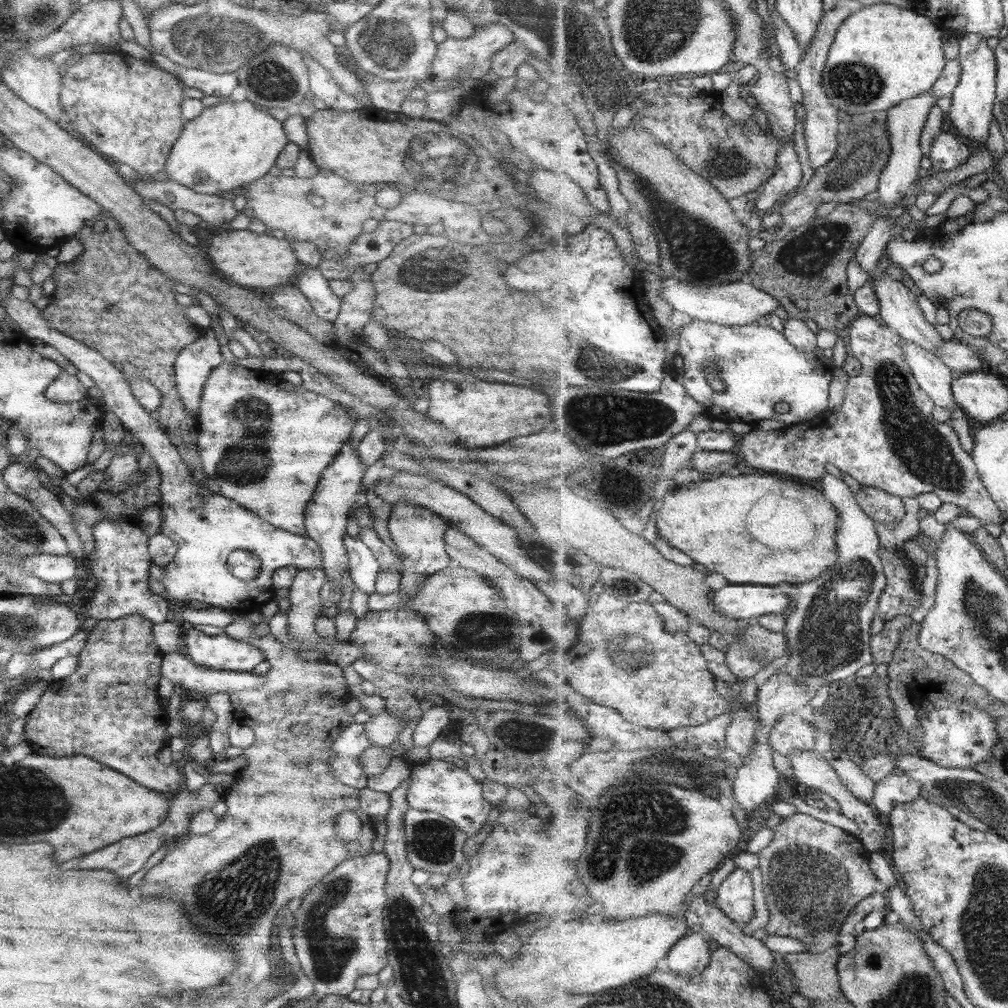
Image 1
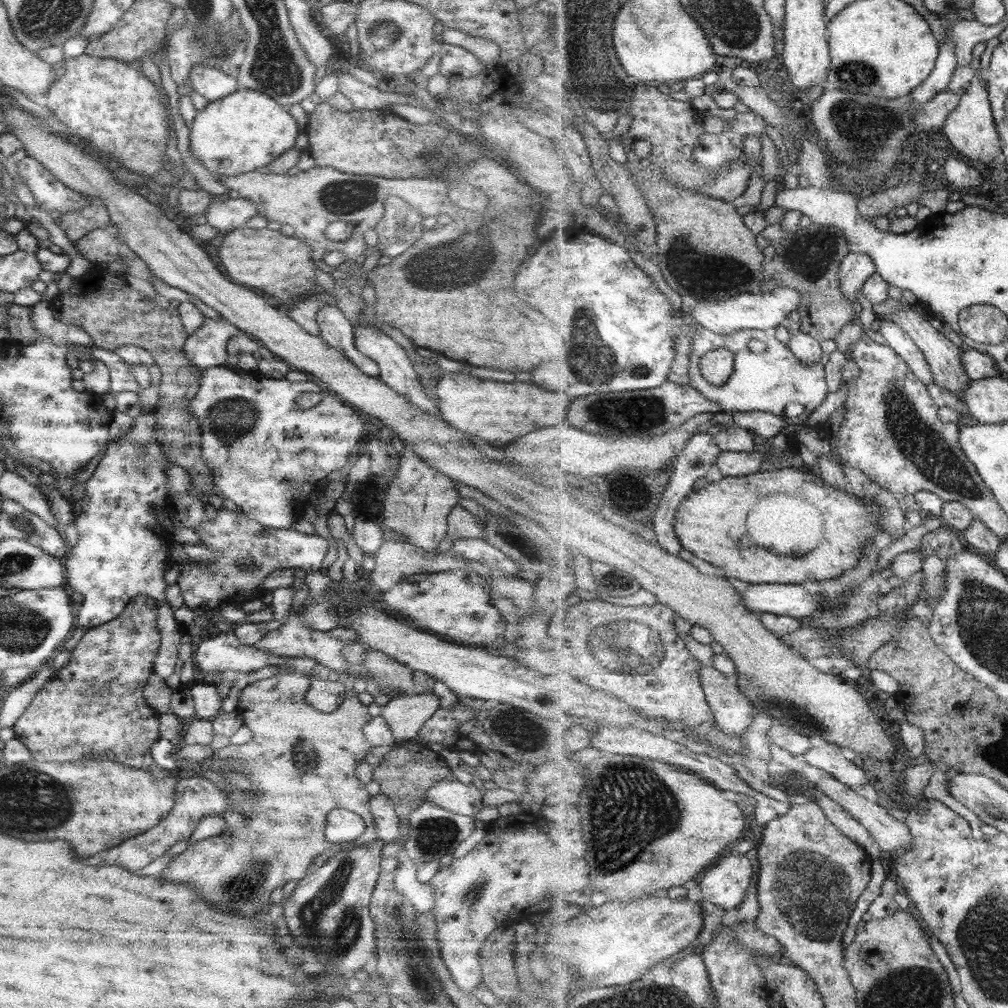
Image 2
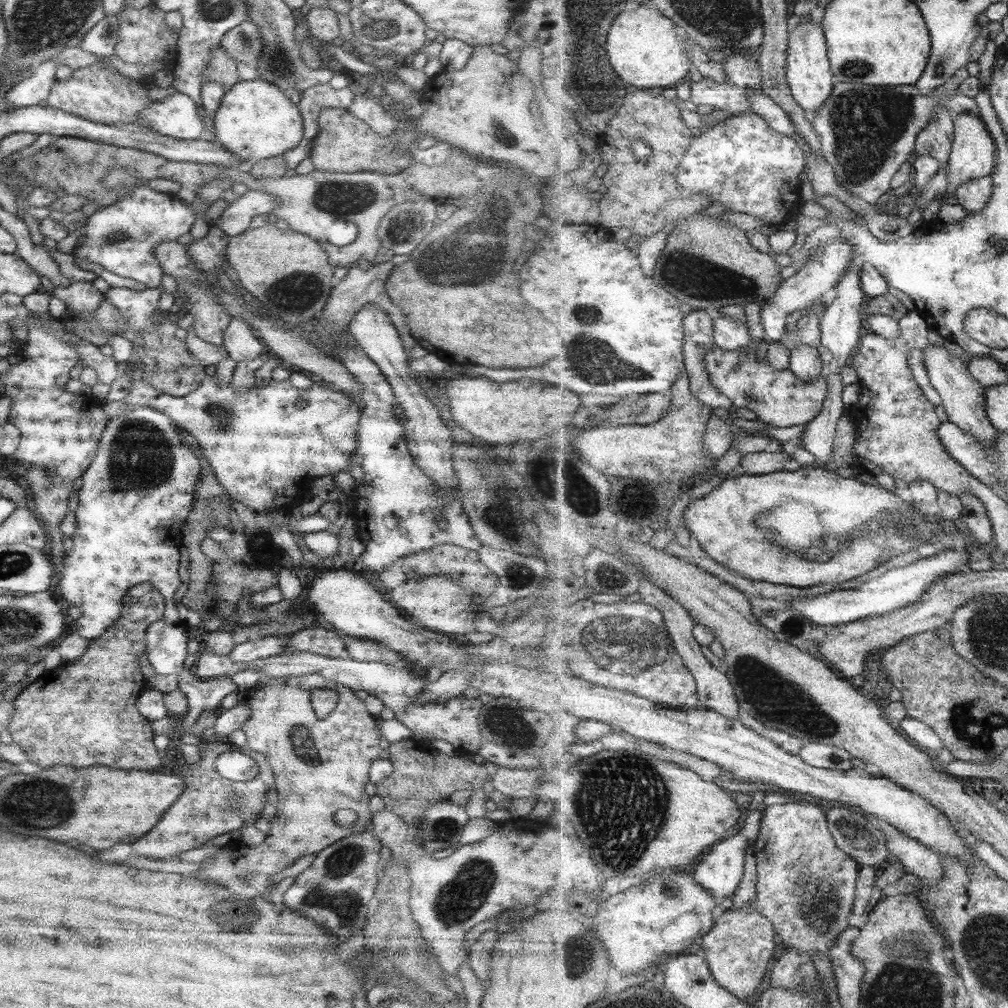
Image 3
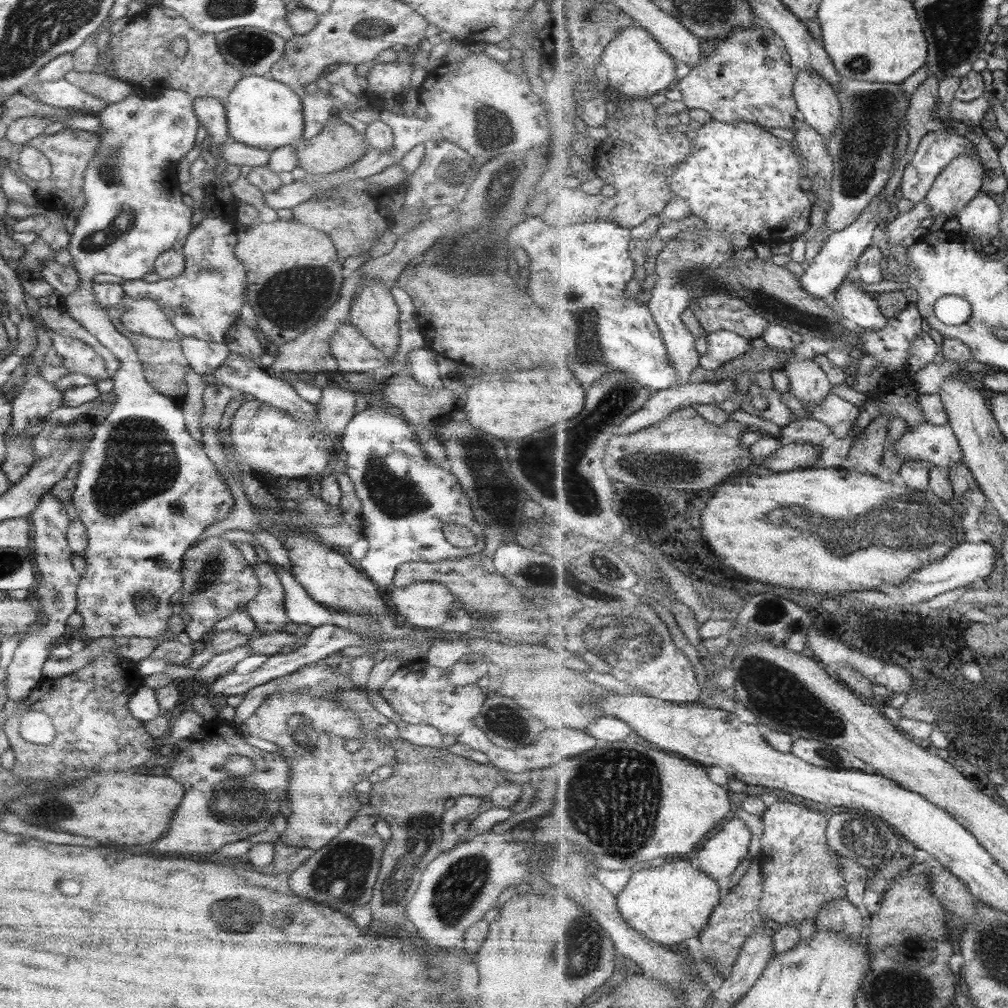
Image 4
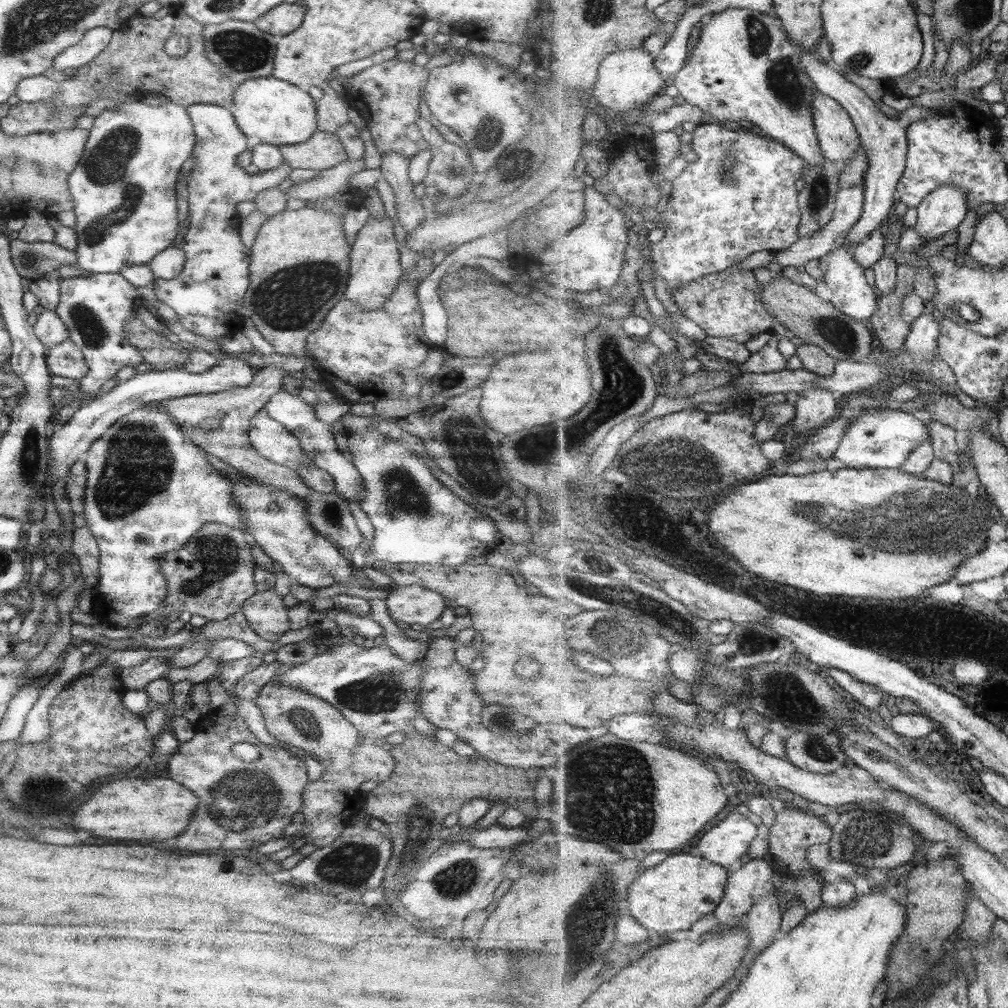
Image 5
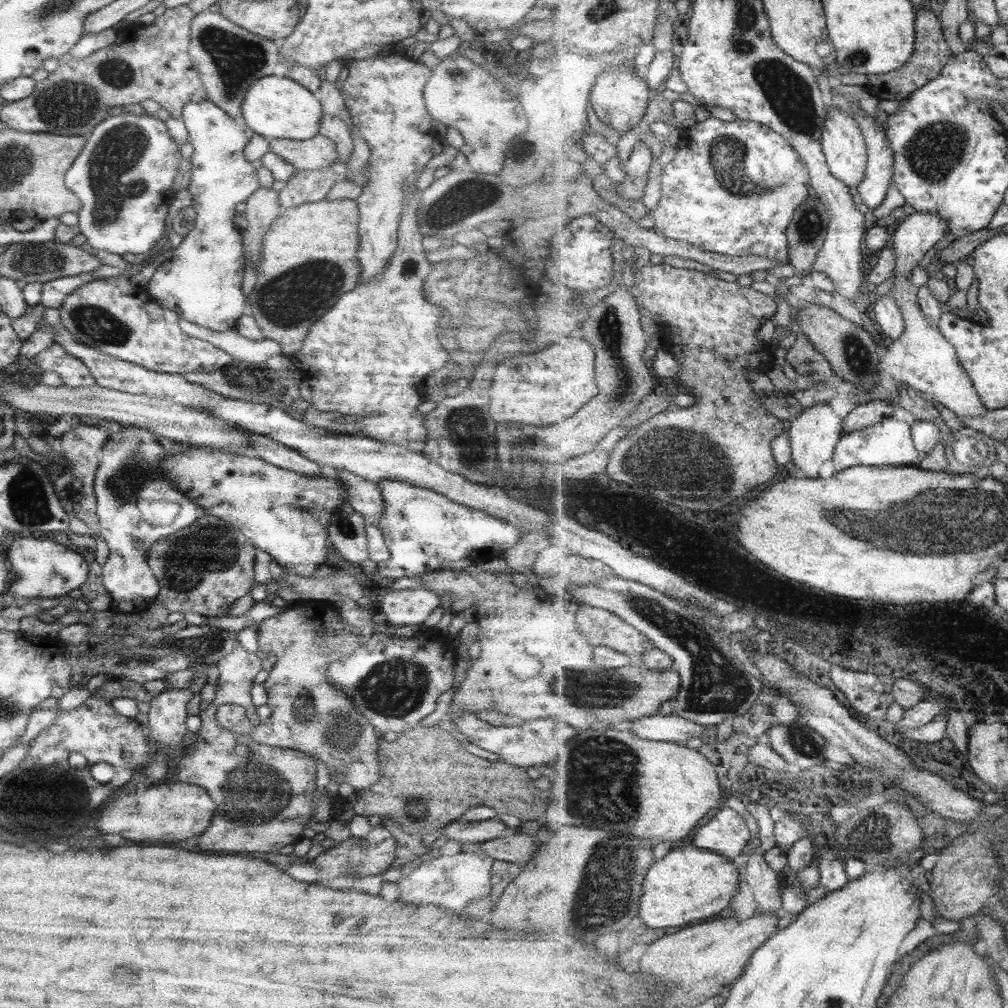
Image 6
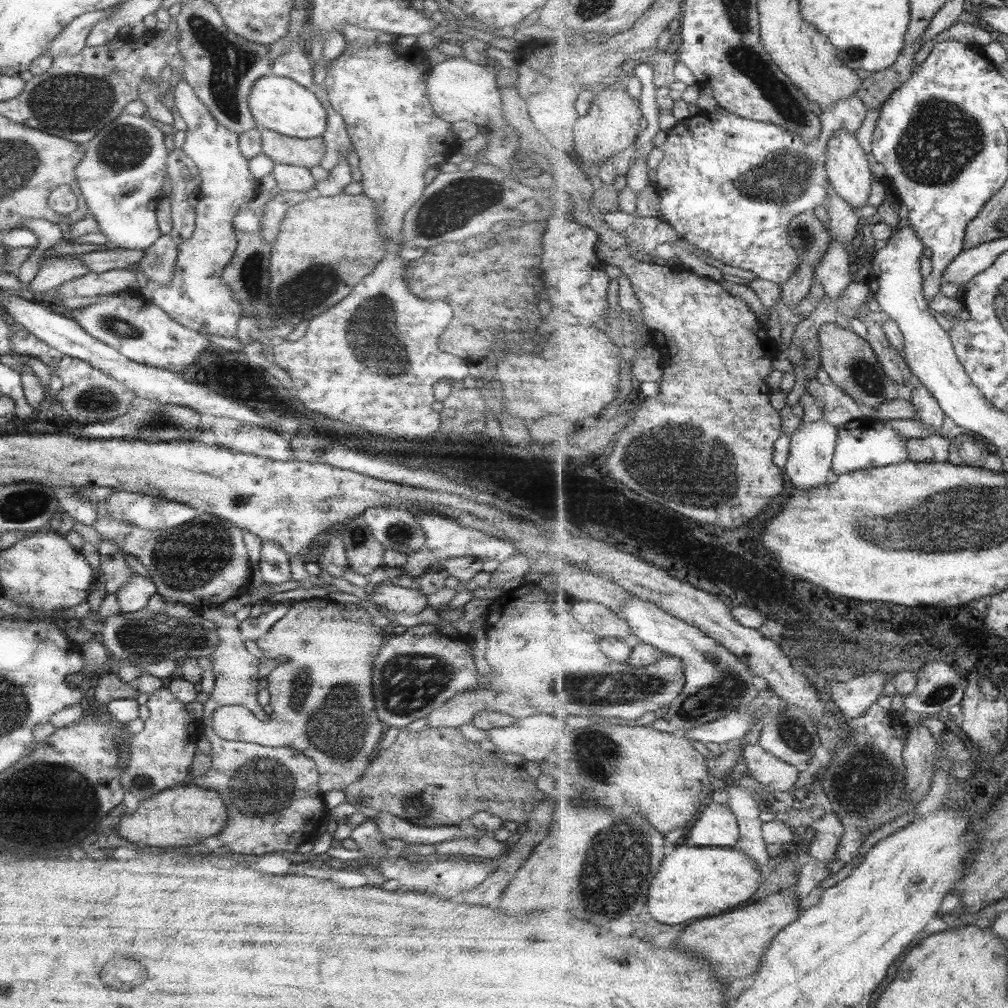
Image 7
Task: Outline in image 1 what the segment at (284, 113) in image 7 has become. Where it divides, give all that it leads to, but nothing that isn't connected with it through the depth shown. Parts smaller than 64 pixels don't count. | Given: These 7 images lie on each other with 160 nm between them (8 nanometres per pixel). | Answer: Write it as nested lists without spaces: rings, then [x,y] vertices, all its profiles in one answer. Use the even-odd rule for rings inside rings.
[[[250,100],[225,101],[205,107],[195,118],[183,123],[179,136],[166,155],[164,170],[167,179],[199,194],[216,195],[219,192],[229,194],[233,188],[241,188],[245,183],[263,176],[275,164],[280,150],[288,143],[282,122],[267,113]]]

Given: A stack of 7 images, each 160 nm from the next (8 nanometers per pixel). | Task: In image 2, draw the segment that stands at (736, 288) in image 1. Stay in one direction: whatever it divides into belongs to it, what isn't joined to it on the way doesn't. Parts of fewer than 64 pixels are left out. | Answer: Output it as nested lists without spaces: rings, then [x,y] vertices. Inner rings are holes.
[[[784,285],[776,287],[769,293],[751,293],[739,294],[729,299],[713,300],[713,302],[703,302],[691,306],[691,317],[703,327],[717,332],[719,334],[733,334],[745,329],[759,329],[770,332],[785,324],[787,316],[791,312],[798,311],[801,307],[801,294],[793,288],[787,288]]]

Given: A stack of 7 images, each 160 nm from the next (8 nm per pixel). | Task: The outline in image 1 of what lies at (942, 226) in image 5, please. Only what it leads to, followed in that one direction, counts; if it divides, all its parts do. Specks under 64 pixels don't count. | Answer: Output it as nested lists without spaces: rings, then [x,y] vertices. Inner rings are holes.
[[[969,33],[959,40],[959,60],[962,64],[962,75],[953,93],[948,116],[959,135],[970,138],[977,145],[984,144],[989,138],[991,122],[994,121],[998,73],[996,51],[989,48],[987,37]]]

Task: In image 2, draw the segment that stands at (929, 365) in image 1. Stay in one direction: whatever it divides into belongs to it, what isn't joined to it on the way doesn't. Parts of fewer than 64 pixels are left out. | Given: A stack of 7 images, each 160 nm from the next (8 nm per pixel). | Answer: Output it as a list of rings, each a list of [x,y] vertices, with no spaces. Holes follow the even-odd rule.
[[[881,320],[877,333],[881,334],[887,340],[888,345],[892,346],[897,354],[909,364],[913,374],[917,375],[925,384],[928,382],[936,384],[924,352],[904,328],[891,320]]]

